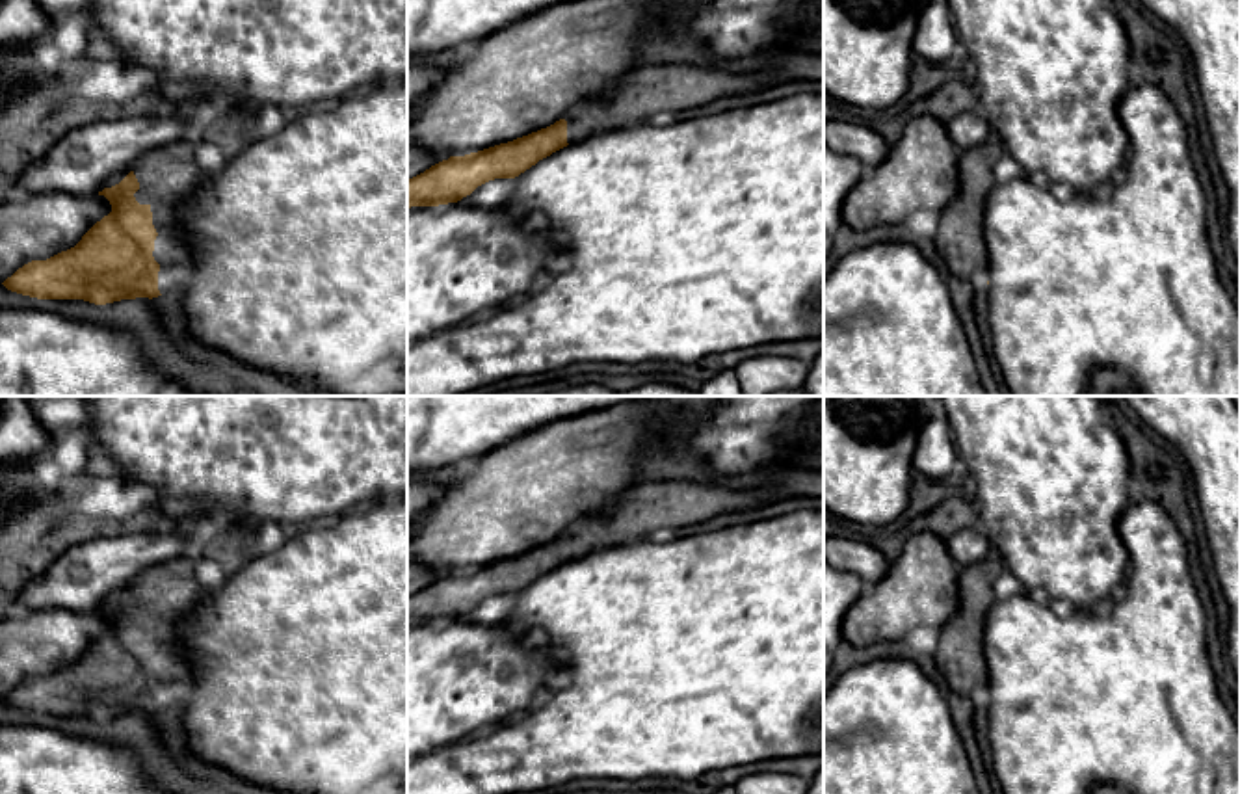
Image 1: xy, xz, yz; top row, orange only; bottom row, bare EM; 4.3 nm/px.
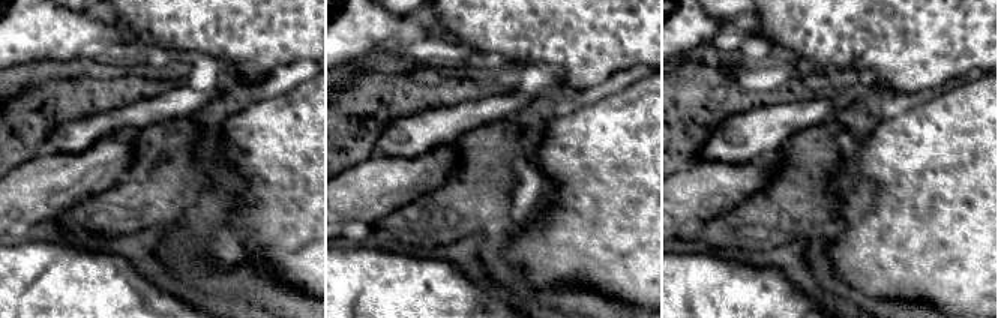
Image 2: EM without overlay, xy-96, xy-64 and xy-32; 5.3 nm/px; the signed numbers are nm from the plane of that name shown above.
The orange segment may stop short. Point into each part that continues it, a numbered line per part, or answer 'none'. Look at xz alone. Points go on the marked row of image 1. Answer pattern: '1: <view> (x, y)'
1: xz (647, 90)

